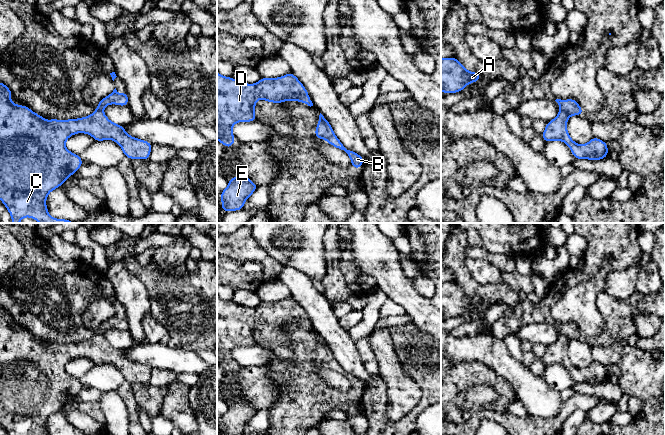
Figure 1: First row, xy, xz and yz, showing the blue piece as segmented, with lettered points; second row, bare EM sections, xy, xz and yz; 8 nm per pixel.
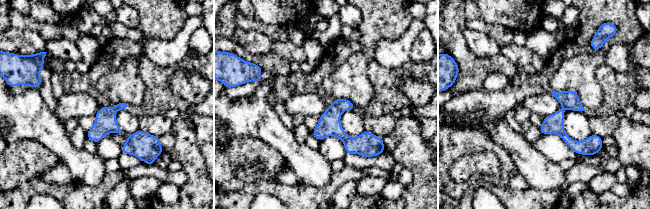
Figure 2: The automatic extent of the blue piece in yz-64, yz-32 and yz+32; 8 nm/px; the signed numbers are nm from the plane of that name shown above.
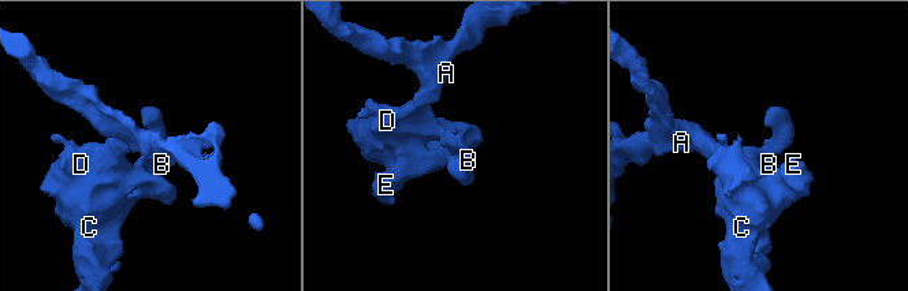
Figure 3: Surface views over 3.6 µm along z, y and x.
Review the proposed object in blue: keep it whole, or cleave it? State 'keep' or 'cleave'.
cleave

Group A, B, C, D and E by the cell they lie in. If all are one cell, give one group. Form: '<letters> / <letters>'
A C D E / B

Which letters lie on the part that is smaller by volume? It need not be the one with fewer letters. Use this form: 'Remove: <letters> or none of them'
Remove: B

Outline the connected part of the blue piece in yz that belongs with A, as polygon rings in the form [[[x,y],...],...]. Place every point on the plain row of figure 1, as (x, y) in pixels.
[[[455,281],[441,282],[441,315],[445,318],[461,316],[468,308],[479,304],[478,296],[469,296]]]

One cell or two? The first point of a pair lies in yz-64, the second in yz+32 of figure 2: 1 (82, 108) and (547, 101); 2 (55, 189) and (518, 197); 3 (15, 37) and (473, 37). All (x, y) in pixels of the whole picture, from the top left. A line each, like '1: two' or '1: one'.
1: one
2: one
3: one

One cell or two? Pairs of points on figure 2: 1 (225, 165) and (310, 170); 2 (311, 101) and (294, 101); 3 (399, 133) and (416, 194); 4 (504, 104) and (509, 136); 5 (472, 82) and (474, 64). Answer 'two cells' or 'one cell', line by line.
1: two cells
2: one cell
3: one cell
4: two cells
5: one cell

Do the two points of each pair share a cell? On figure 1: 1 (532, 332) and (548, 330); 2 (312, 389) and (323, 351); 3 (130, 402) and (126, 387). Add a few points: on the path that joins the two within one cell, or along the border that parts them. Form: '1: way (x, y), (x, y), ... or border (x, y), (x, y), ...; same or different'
1: way (536, 332), (544, 332); same
2: way (309, 378), (309, 360), (312, 357); same
3: way (128, 398), (126, 391); same

